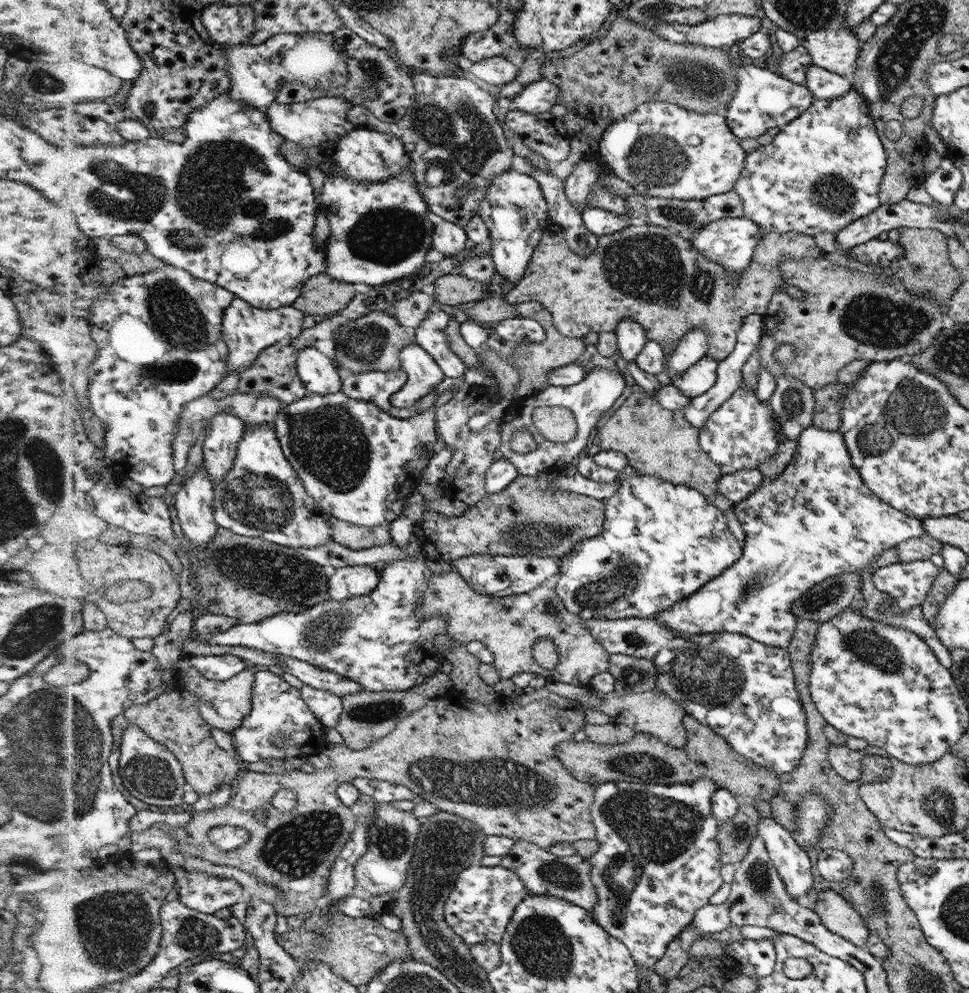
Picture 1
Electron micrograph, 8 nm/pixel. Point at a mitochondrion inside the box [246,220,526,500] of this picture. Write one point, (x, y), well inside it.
(329, 442)

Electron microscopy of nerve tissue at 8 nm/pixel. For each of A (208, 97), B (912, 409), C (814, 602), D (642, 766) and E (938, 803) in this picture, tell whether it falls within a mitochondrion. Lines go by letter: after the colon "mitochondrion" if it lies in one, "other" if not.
A: other
B: mitochondrion
C: mitochondrion
D: mitochondrion
E: mitochondrion

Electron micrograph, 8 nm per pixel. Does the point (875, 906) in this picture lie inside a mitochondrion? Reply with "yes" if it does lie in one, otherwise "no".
yes

